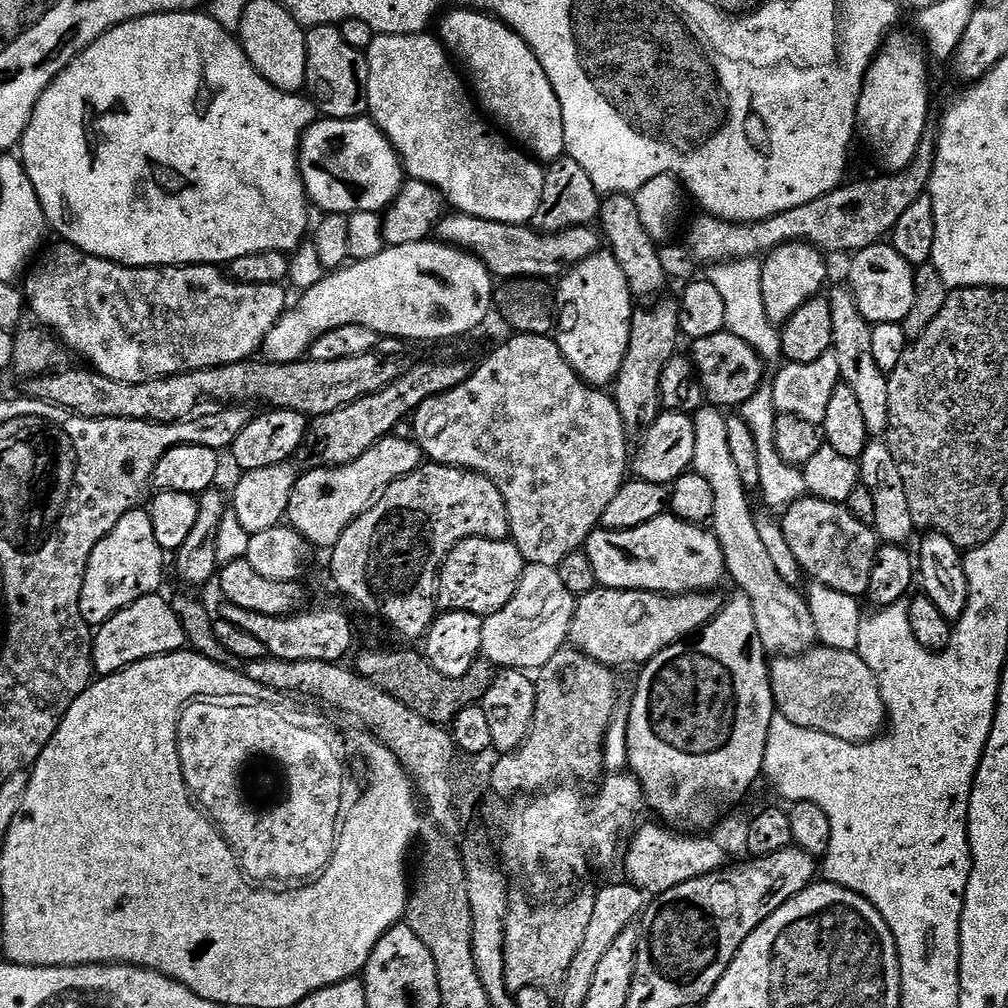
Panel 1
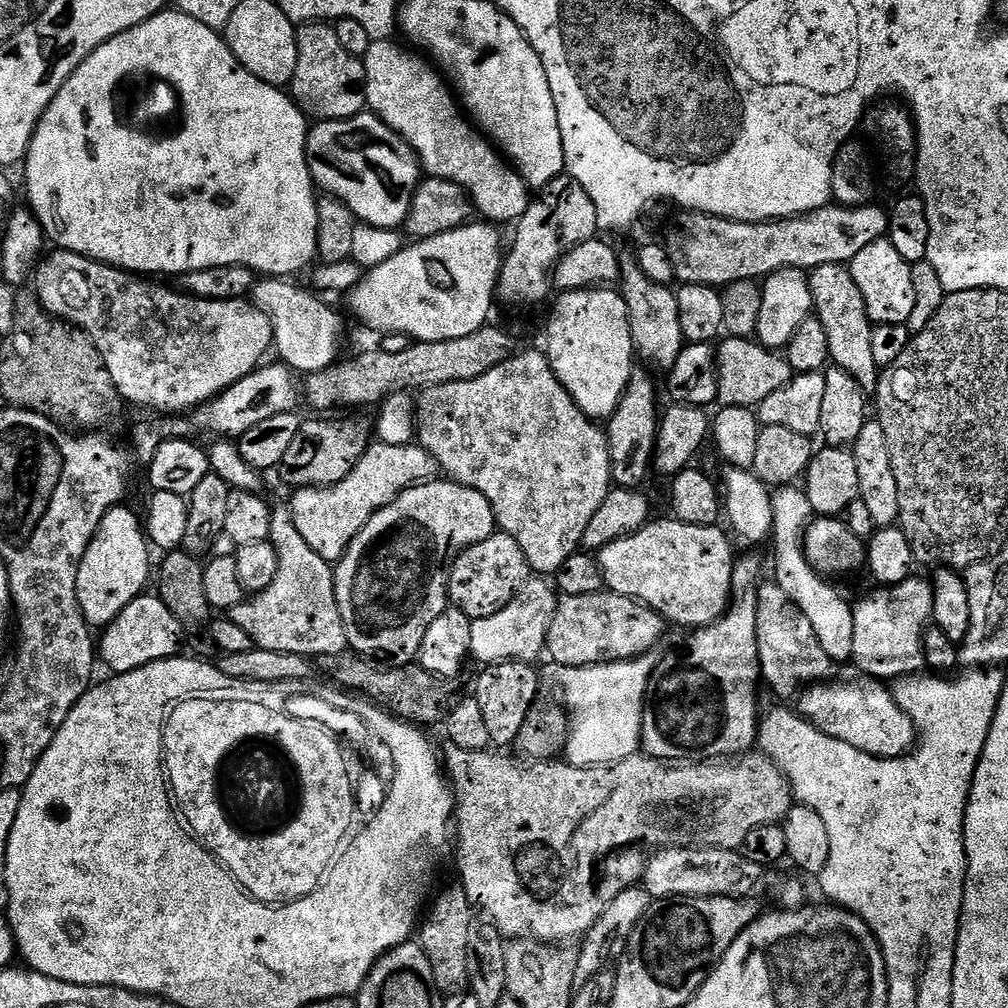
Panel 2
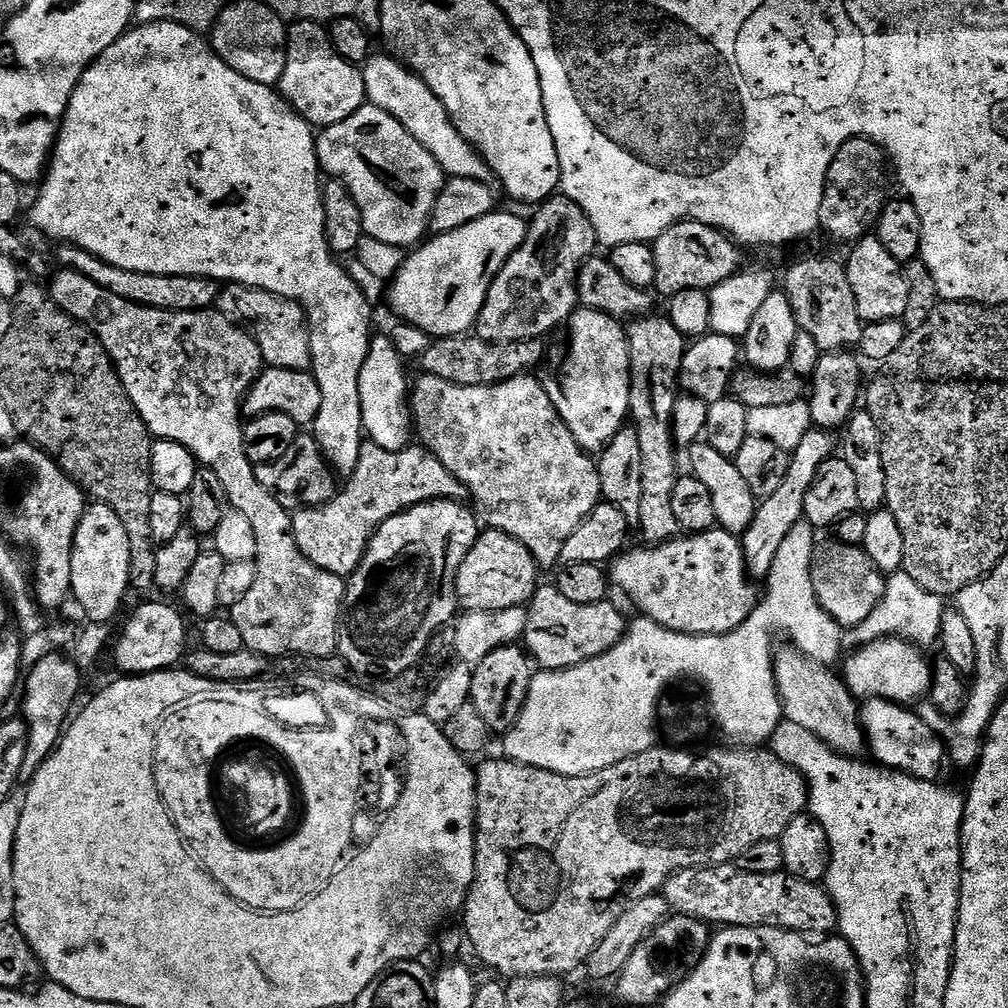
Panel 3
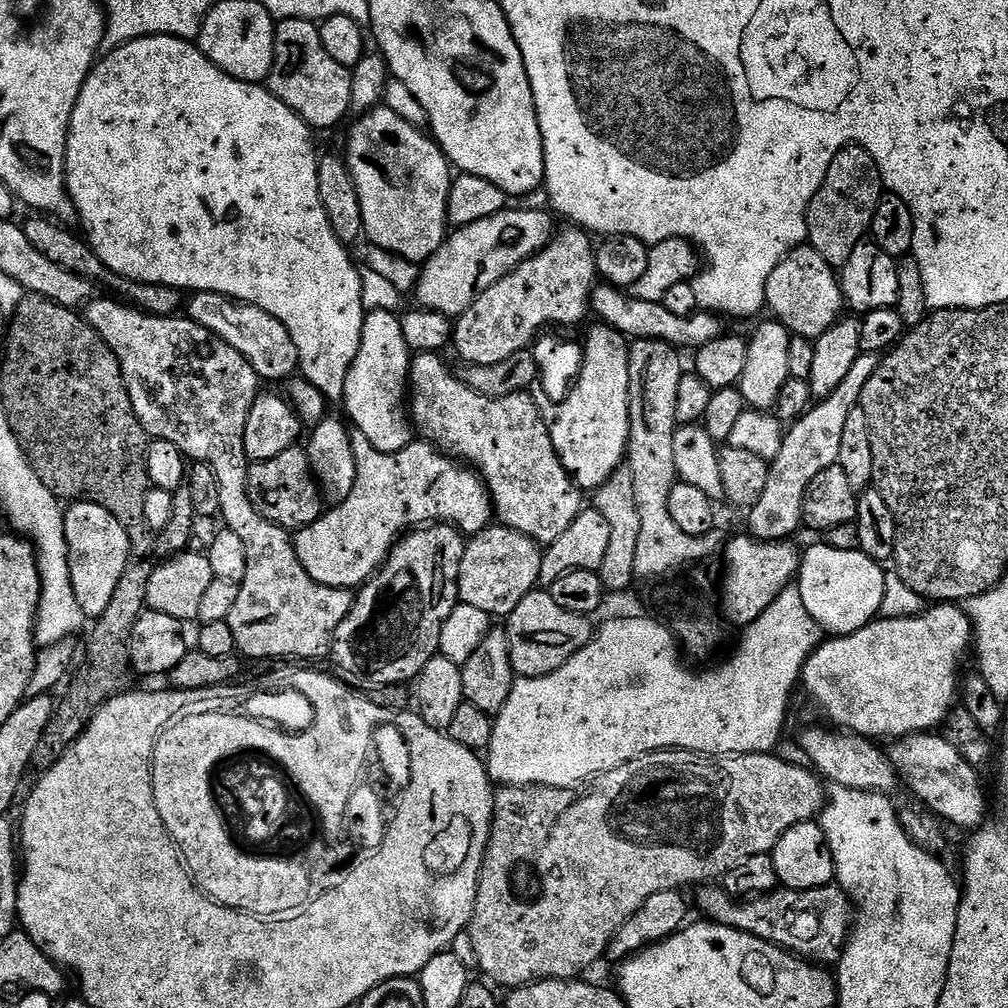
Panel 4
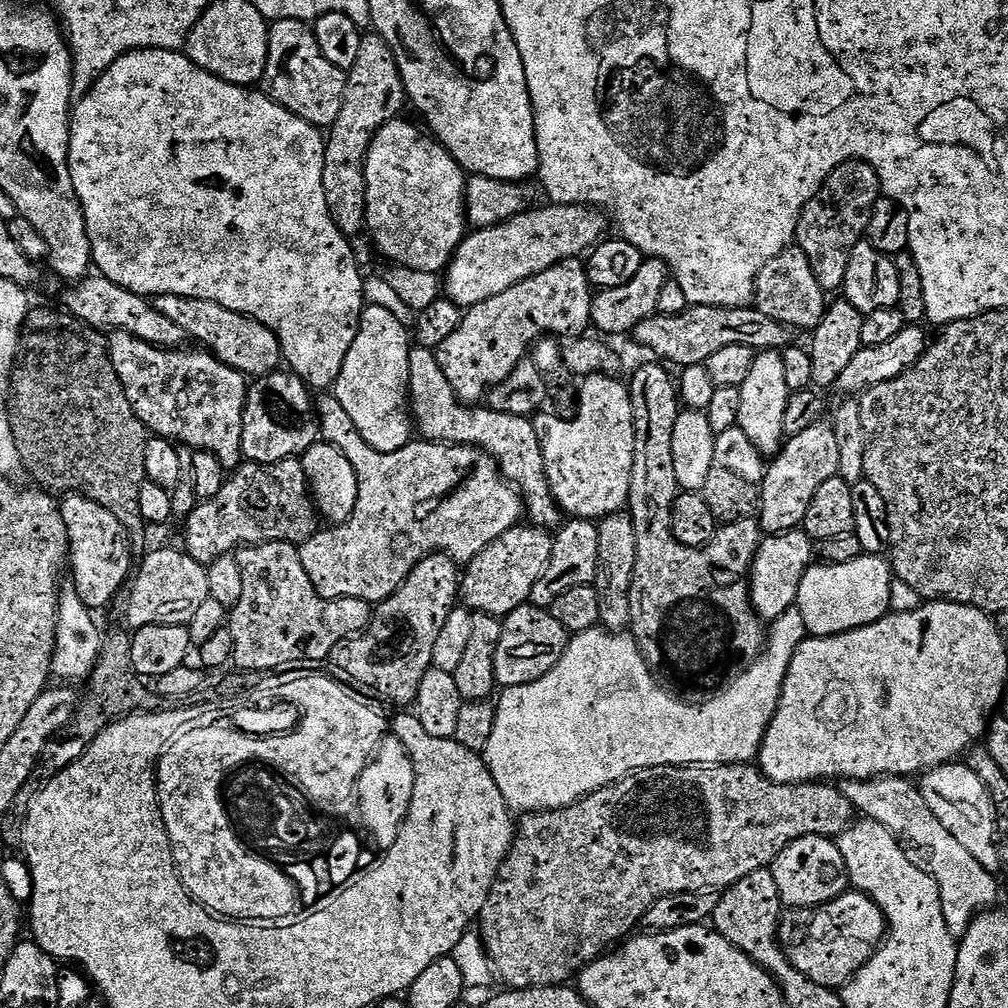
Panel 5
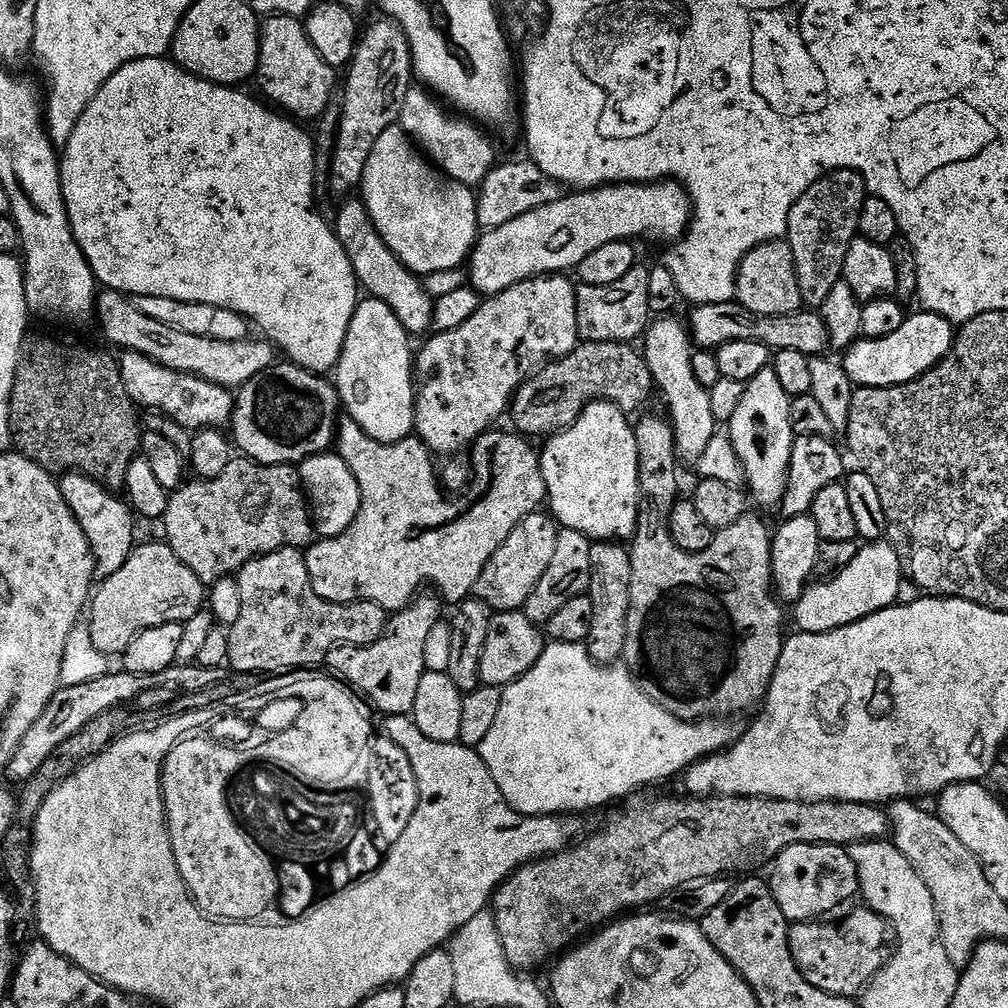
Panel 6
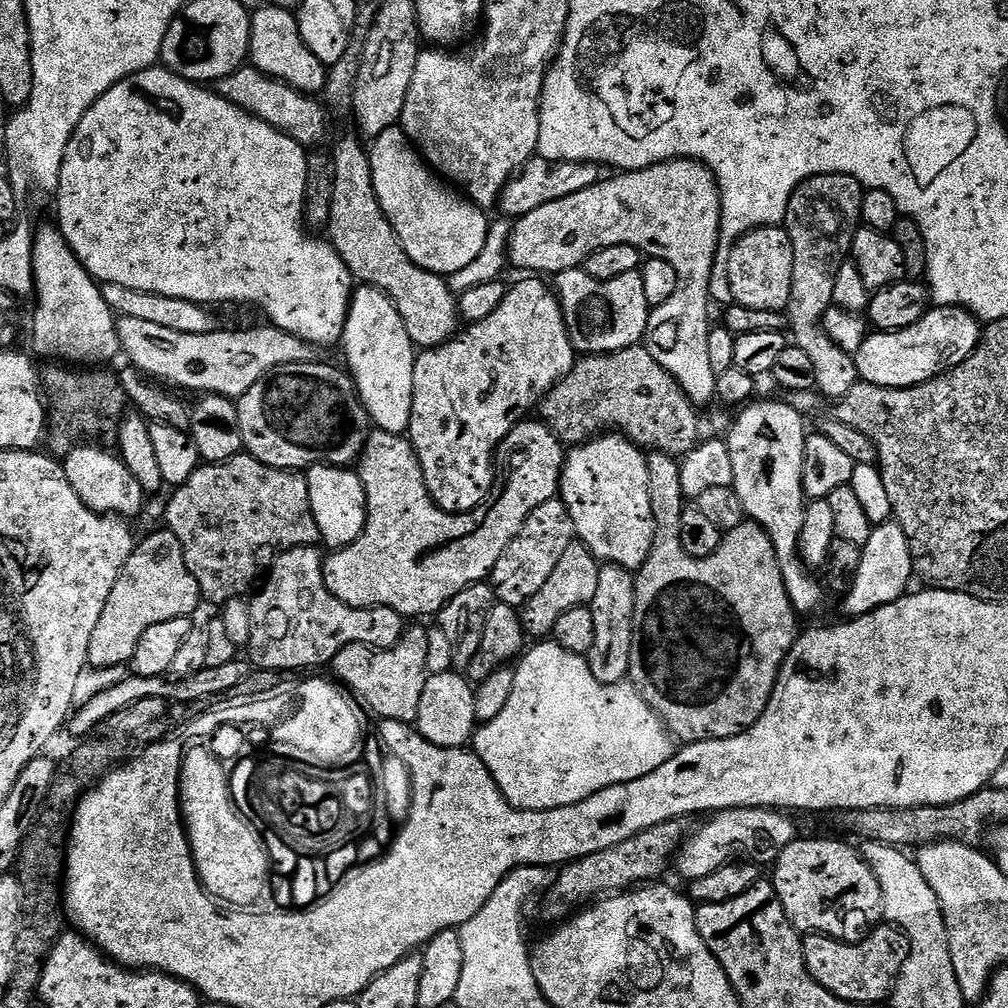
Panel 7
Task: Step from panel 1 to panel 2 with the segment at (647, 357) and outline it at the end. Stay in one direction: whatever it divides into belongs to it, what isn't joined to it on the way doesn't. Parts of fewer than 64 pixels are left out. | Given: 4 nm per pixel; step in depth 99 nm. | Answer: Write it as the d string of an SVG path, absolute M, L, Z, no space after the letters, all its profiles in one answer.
M640 370L633 371L632 377L630 378L630 382L626 386L626 390L622 394L622 398L618 402L618 406L614 410L614 414L612 415L612 419L607 421L606 431L608 434L608 449L610 450L610 470L612 471L612 482L615 487L618 488L630 488L633 490L639 489L641 487L640 483L643 482L644 479L648 476L648 468L650 472L650 465L654 460L654 453L656 451L656 430L660 427L660 417L661 413L659 409L656 410L656 384L651 380L650 377L647 376L646 373L640 372Z

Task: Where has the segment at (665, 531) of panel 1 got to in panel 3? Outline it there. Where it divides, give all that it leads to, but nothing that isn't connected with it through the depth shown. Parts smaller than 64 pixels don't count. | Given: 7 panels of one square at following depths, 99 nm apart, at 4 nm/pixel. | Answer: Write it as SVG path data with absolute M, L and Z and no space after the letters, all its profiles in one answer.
M717 526L709 532L681 534L664 544L643 547L629 547L611 561L610 580L636 603L636 608L640 611L637 613L643 614L647 619L691 636L724 636L742 626L742 622L746 622L746 618L750 618L750 614L756 609L757 585L750 582L744 561L744 545L739 535Z

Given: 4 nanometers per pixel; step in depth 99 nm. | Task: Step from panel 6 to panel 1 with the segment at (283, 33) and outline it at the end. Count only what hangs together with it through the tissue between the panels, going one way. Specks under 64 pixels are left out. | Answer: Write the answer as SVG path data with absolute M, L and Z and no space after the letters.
M323 24L306 32L307 95L321 113L333 121L354 120L368 111L368 57L361 49L349 46L339 27Z

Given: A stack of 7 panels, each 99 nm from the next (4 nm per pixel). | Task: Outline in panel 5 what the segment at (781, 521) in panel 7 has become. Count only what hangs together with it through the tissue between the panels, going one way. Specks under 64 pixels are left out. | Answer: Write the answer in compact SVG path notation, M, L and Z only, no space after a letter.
M757 351L754 366L750 366L750 375L746 377L746 382L740 384L739 389L740 405L736 415L738 427L744 431L746 438L750 438L757 452L768 458L775 457L785 439L784 419L786 418L786 402L790 395L786 386L786 374L782 367L780 352Z

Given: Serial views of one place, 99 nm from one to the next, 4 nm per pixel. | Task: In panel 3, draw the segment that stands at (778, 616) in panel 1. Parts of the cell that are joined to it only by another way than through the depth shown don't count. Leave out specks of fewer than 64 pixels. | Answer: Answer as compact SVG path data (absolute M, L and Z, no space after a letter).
M794 646L777 647L772 658L776 679L776 692L780 696L780 711L783 719L810 730L829 748L844 756L859 757L865 751L866 737L860 723L860 708L857 697L845 686L843 679L831 672L829 665L815 660Z

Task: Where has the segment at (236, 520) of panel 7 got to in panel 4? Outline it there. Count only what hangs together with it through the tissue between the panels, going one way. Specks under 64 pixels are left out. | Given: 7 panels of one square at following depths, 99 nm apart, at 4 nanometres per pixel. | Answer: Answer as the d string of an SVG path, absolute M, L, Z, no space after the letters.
M300 446L282 450L278 458L255 461L248 470L248 487L252 491L253 506L279 528L305 528L319 520L326 511L326 501L320 485L312 474L312 463L308 461L307 451Z

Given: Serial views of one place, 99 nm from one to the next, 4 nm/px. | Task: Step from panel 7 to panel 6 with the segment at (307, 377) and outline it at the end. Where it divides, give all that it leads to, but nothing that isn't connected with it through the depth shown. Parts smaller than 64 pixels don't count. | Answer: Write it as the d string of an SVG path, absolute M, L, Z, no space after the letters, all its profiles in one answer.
M277 362L262 374L250 378L250 382L243 384L235 393L230 436L235 447L239 451L241 448L244 451L241 453L249 460L256 460L259 464L299 466L306 458L319 456L333 447L334 433L337 431L341 412L340 395L337 394L336 385L331 379L315 372L308 372L298 364Z

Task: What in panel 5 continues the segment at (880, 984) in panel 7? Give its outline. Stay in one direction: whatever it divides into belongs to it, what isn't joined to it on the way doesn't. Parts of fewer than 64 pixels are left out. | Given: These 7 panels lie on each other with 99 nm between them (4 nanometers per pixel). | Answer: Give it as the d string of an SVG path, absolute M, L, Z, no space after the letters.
M846 890L815 907L788 908L778 929L780 949L796 971L810 982L833 990L843 989L885 939L884 911L867 894L855 890Z

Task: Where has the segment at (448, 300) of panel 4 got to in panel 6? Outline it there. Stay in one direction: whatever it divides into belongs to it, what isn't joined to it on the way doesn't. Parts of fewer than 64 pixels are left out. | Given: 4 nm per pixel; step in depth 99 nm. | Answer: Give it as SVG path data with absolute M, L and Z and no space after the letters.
M614 184L573 192L573 196L561 195L558 202L538 206L538 210L530 210L530 214L522 214L522 218L514 218L504 226L487 229L476 240L466 264L466 276L481 297L496 296L532 276L574 270L586 254L594 254L606 242L632 242L635 236L647 232L656 240L679 241L692 223L692 199L683 184Z

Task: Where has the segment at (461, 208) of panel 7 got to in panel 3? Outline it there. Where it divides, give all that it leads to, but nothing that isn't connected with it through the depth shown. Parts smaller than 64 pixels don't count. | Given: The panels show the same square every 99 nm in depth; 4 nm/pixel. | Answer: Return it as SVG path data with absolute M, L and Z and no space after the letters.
M365 103L364 107L350 114L346 122L323 129L316 136L316 157L320 159L321 169L331 179L341 180L346 190L350 190L354 202L358 202L358 210L362 210L364 219L364 235L405 250L419 245L429 235L434 202L438 202L438 194L444 189L444 171L438 162L434 162L434 154L430 154L430 150L402 126L402 122L386 114L386 110Z

